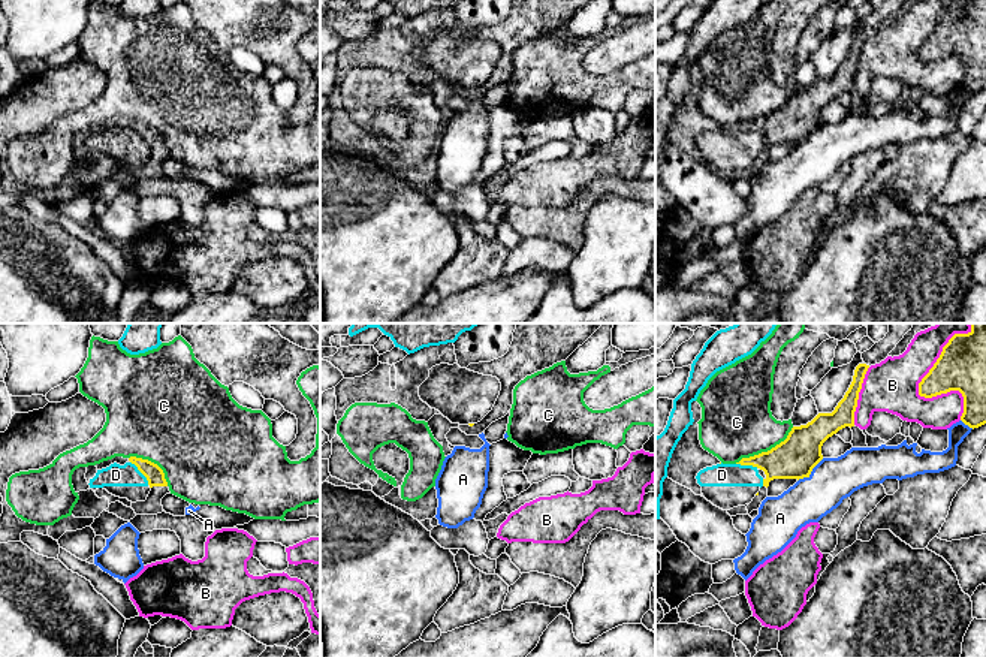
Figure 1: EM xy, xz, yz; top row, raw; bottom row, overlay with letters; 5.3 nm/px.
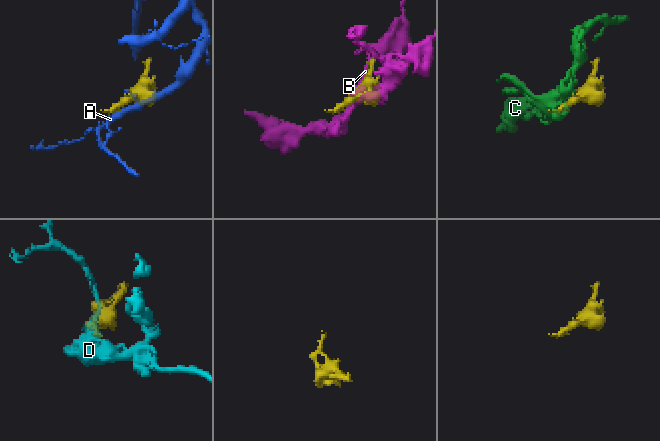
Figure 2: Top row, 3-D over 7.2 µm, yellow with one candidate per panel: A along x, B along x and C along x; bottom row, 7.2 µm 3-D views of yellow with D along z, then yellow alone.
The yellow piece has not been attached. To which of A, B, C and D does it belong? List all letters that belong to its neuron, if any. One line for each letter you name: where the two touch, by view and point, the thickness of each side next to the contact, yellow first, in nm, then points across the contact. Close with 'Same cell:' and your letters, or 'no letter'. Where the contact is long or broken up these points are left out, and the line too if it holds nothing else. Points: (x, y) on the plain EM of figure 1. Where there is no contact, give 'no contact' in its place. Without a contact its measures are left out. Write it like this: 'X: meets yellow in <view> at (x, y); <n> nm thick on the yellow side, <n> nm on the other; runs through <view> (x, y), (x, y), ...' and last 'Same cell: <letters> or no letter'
Same cell: no letter

